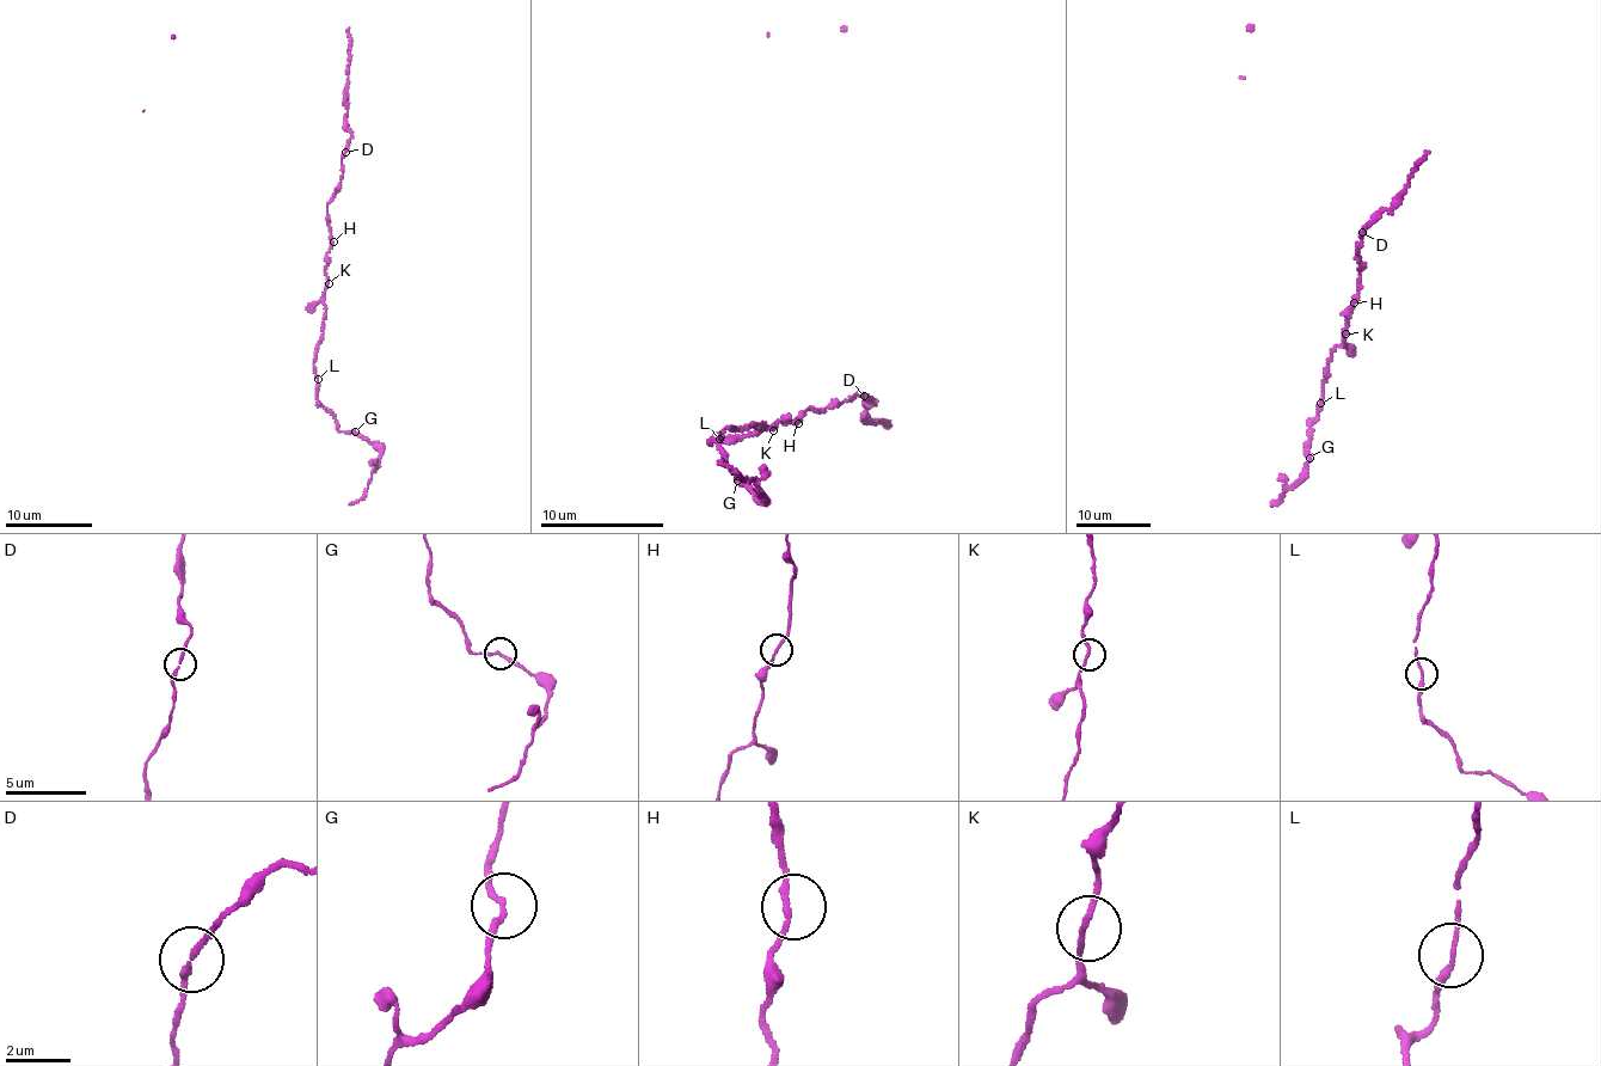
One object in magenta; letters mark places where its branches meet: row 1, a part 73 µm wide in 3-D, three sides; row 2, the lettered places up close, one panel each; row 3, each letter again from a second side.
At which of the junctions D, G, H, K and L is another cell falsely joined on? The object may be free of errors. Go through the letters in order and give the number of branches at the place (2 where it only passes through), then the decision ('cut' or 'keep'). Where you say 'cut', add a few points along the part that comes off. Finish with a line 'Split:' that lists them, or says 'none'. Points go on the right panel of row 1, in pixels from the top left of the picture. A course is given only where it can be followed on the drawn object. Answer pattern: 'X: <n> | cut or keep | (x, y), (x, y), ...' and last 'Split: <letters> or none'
D: 2 | keep
G: 2 | keep
H: 2 | keep
K: 2 | keep
L: 2 | keep
Split: none

